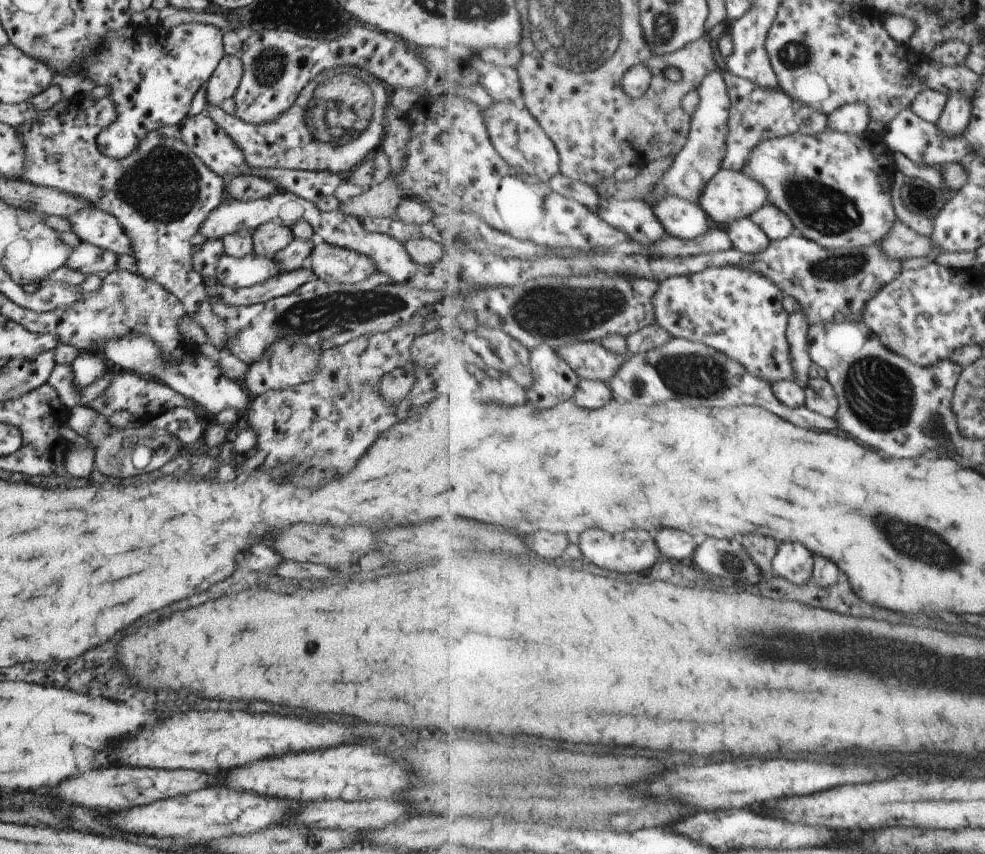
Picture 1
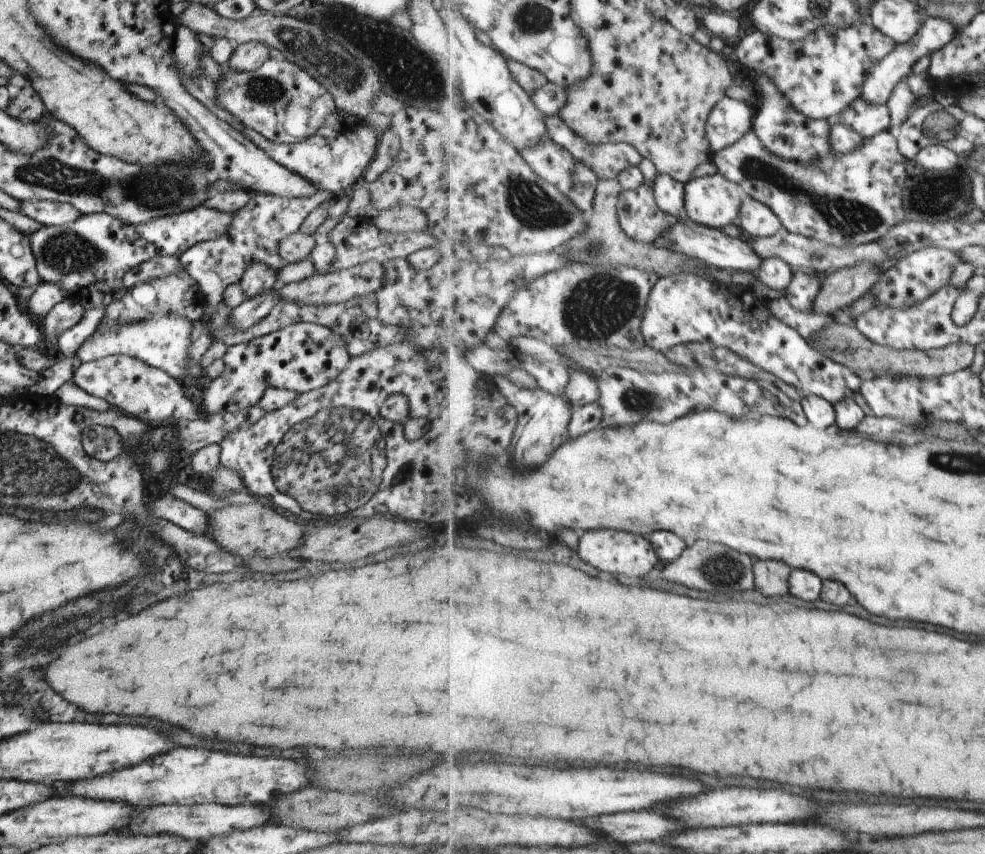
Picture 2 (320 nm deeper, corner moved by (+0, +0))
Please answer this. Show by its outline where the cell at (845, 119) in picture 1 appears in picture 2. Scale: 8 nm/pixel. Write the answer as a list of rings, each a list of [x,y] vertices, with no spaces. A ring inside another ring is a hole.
[[[928,16],[925,20],[925,24],[921,26],[919,32],[917,32],[913,40],[909,40],[907,44],[900,44],[891,52],[881,63],[878,63],[872,72],[867,76],[864,83],[862,94],[860,95],[867,104],[871,106],[887,105],[889,98],[893,95],[893,90],[897,87],[897,84],[907,78],[913,71],[913,66],[925,58],[925,56],[931,57],[933,52],[941,50],[955,38],[957,32],[957,26],[953,26],[949,20],[944,20],[943,17]]]

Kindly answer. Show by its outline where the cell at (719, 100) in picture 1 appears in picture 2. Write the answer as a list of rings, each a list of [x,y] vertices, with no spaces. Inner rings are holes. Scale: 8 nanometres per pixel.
[[[723,98],[709,114],[707,124],[707,138],[713,157],[752,130],[755,117],[756,112],[753,114],[753,108],[745,101]]]

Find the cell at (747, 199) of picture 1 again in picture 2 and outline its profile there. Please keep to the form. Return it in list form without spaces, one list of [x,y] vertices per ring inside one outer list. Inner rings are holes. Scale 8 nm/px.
[[[718,172],[692,179],[685,184],[685,190],[688,219],[723,230],[738,224],[744,195],[739,184]]]

